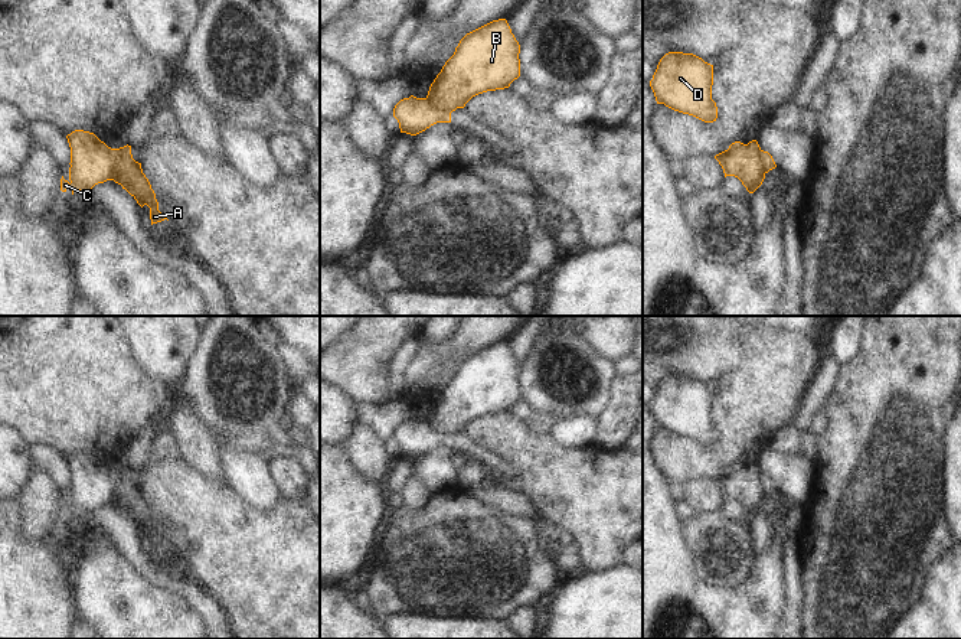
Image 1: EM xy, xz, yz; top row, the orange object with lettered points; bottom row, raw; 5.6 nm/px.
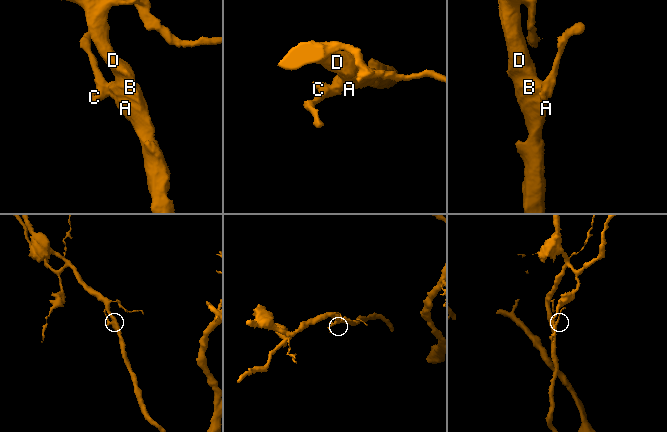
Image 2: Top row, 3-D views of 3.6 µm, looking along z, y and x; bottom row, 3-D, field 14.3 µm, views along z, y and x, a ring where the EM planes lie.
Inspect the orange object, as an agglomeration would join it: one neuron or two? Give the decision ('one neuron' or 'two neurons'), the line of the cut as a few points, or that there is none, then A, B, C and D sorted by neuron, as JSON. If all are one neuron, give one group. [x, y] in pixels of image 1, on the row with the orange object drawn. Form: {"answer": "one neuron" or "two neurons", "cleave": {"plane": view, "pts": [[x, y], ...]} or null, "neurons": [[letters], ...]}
{"answer": "two neurons", "cleave": {"plane": "xy", "pts": [[117, 149], [123, 157], [117, 163], [113, 179]]}, "neurons": [["A", "B", "D"], ["C"]]}

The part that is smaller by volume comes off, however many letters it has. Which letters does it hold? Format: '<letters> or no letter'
C

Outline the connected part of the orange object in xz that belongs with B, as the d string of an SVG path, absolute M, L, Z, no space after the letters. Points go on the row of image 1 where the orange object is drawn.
M506 19L467 33L429 87L429 102L448 113L475 95L509 88L520 76L520 45Z

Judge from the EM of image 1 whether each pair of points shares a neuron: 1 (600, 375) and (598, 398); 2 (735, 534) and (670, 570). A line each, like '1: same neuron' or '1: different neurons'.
1: same neuron
2: different neurons

